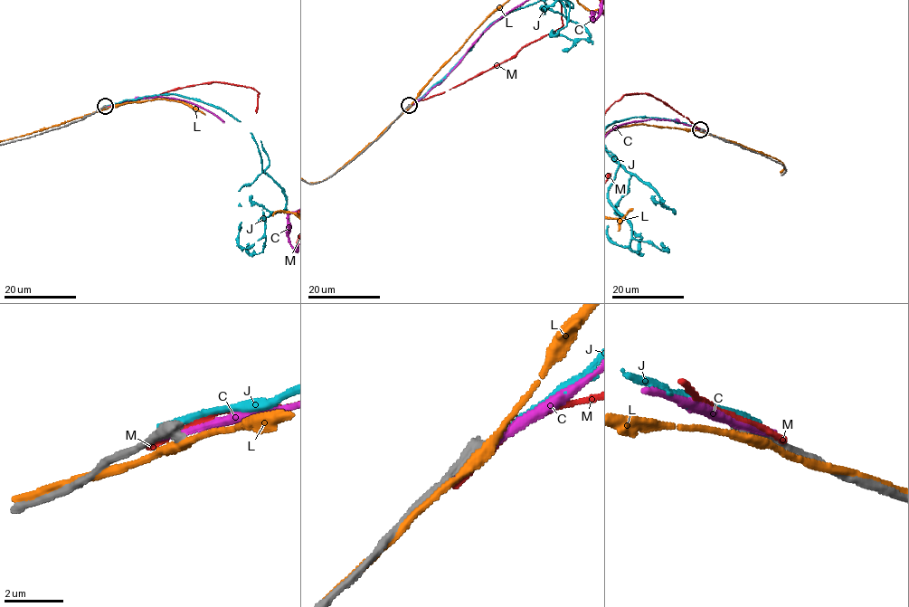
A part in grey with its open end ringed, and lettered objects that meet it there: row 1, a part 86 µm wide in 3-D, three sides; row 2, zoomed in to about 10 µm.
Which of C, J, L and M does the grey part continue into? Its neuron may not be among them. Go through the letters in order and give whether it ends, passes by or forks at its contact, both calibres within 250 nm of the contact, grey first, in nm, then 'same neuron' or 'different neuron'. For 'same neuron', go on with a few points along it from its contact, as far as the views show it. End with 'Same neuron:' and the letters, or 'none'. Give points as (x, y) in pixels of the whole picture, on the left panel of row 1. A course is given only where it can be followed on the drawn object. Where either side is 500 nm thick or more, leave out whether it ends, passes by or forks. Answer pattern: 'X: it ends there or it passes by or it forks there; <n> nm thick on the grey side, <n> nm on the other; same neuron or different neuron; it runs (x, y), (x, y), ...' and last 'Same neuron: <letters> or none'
C: 500 nm thick on the grey side, 280 nm on the other; different neuron
J: 500 nm thick on the grey side, 240 nm on the other; different neuron
L: it passes by; 480 nm thick on the grey side, 320 nm on the other; different neuron
M: 500 nm thick on the grey side, 240 nm on the other; different neuron
Same neuron: none

